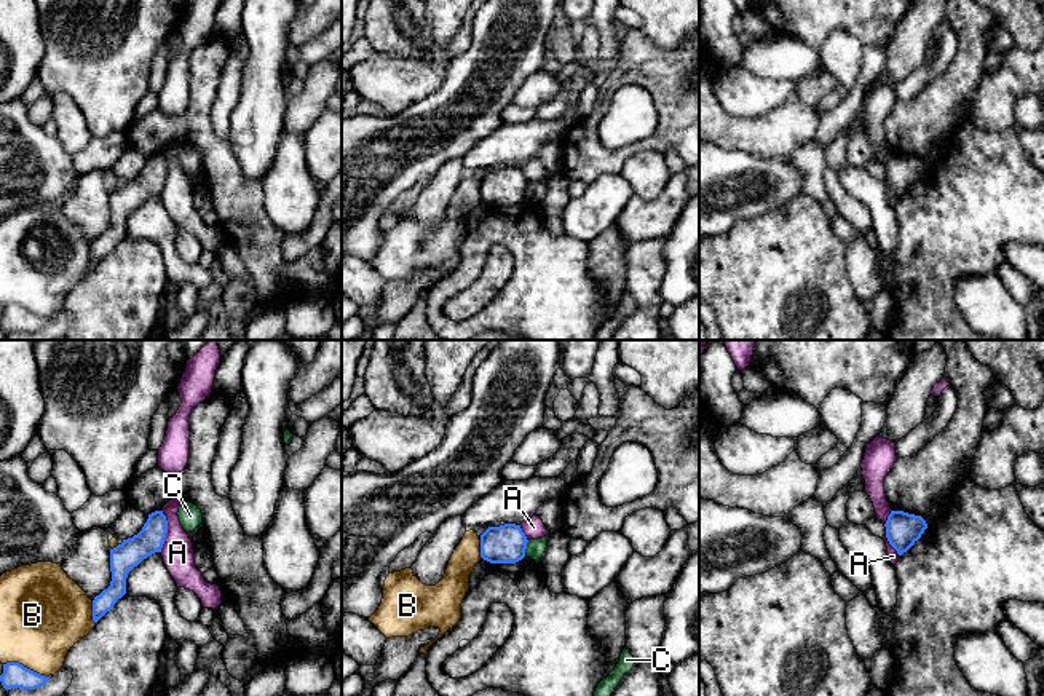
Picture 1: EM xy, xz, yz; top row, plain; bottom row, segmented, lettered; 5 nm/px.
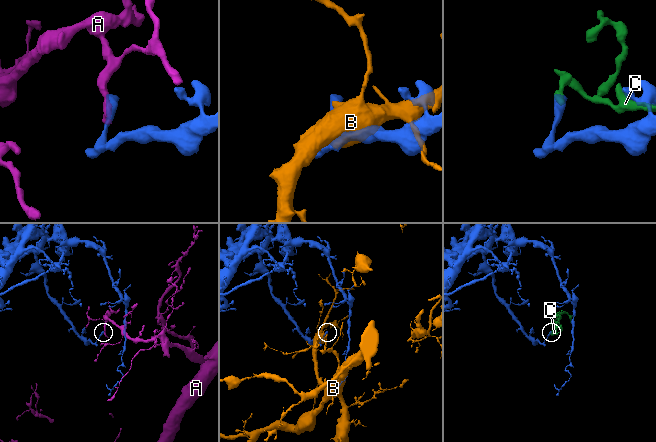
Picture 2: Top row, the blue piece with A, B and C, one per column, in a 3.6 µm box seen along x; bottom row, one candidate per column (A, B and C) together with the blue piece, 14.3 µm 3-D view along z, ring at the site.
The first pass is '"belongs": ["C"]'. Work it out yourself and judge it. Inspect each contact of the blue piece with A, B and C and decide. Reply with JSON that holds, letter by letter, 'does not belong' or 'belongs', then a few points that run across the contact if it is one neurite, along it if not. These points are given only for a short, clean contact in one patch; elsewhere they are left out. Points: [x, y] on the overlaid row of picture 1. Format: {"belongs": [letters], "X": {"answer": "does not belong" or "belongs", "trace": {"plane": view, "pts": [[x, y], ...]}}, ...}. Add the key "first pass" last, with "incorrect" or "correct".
{"belongs": [], "A": {"answer": "does not belong"}, "B": {"answer": "does not belong"}, "C": {"answer": "does not belong", "trace": {"plane": "xz", "pts": [[529, 541], [524, 554]]}}, "first pass": "incorrect"}

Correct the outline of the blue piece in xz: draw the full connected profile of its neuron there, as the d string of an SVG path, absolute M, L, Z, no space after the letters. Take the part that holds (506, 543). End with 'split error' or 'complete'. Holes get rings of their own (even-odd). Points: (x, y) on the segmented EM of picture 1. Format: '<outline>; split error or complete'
M520 525L488 527L480 535L480 557L490 564L516 564L525 557L527 543Z; complete

